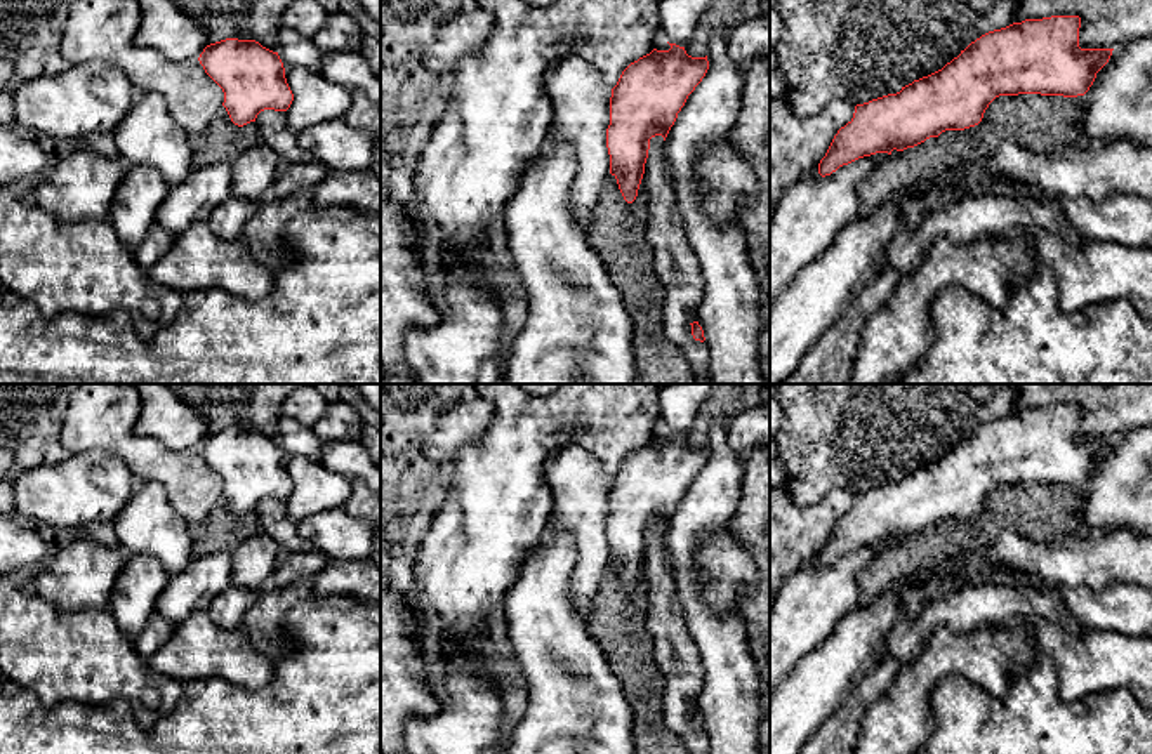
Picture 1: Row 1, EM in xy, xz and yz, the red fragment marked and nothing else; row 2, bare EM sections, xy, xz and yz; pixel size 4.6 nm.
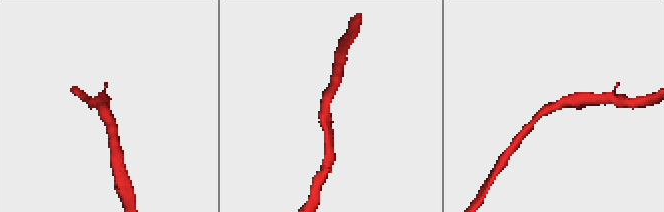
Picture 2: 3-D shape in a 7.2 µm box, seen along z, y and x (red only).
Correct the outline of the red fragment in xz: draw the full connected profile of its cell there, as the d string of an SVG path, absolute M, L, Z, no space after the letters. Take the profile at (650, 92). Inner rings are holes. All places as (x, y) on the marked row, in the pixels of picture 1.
M669 45L669 50L653 49L631 63L612 89L606 129L610 174L627 203L638 196L650 139L662 136L665 141L688 96L709 69L707 56L692 57L685 47Z

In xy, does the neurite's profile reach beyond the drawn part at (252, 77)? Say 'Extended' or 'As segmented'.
As segmented

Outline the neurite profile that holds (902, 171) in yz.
M1018 94L996 97L978 125L945 130L938 137L884 158L858 186L858 214L867 217L876 207L924 179L992 156L1004 141L1034 153L1051 153L1058 146L1089 146L1082 132L1086 97Z

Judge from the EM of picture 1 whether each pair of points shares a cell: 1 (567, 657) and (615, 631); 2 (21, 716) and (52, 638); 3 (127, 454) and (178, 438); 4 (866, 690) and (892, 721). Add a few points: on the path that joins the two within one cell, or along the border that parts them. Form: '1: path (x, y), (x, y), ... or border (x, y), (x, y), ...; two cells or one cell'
1: border (584, 619), (588, 633), (617, 678); two cells
2: border (18, 685), (30, 690), (46, 706), (72, 702); two cells
3: border (143, 436), (155, 438), (174, 450), (197, 449); two cells
4: border (899, 668), (893, 683), (866, 713), (857, 735); two cells

